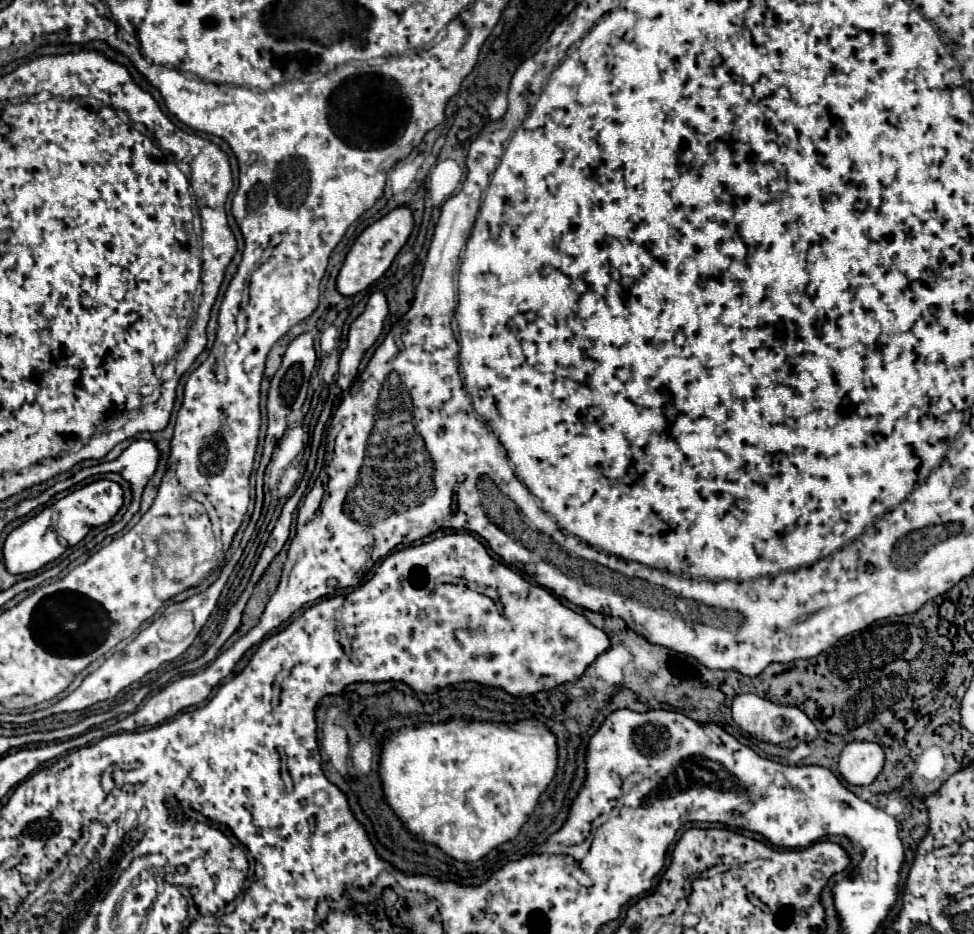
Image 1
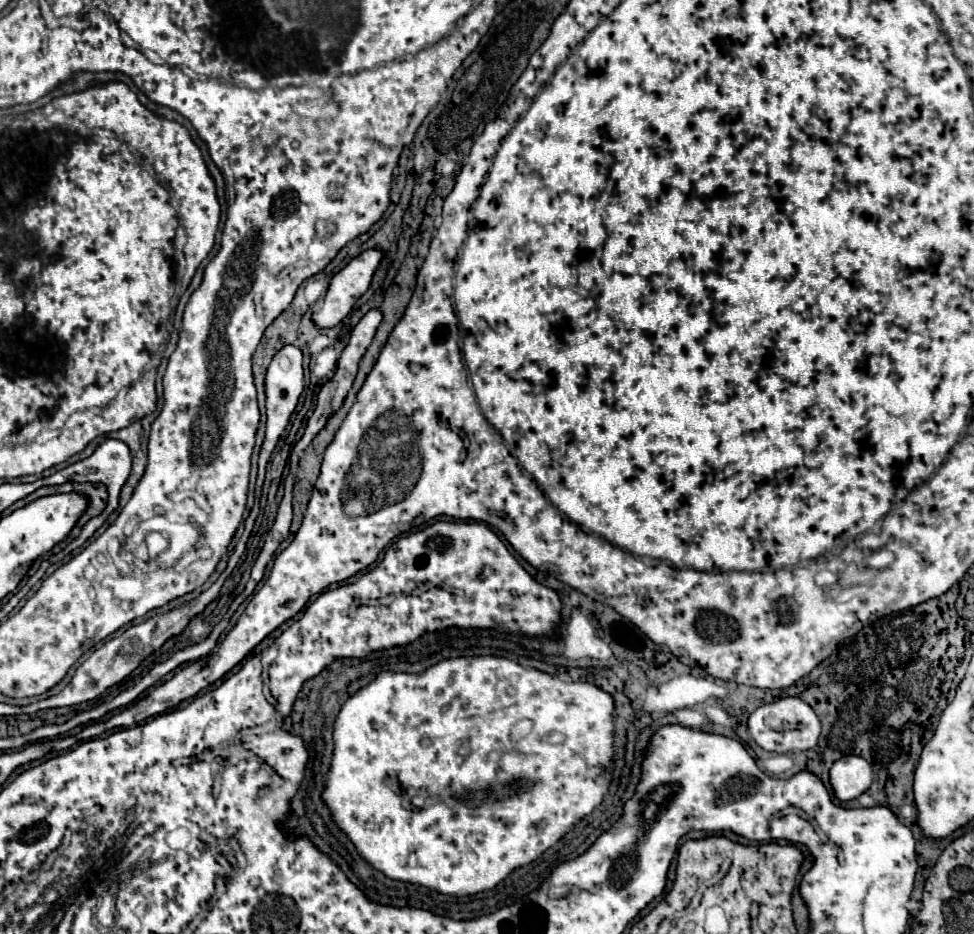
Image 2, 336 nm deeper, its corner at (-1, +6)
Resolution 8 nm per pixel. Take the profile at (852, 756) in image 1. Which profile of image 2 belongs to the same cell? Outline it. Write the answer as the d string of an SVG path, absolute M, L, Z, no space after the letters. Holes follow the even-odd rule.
M846 755L834 761L830 769L830 783L834 795L840 801L850 801L860 797L872 783L872 767L864 757Z

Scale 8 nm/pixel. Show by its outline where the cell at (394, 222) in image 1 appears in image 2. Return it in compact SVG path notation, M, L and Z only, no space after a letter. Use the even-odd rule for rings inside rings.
M376 247L362 251L332 277L320 311L312 315L316 327L334 327L352 311L354 303L370 287L372 275L378 269L382 257L382 251Z

